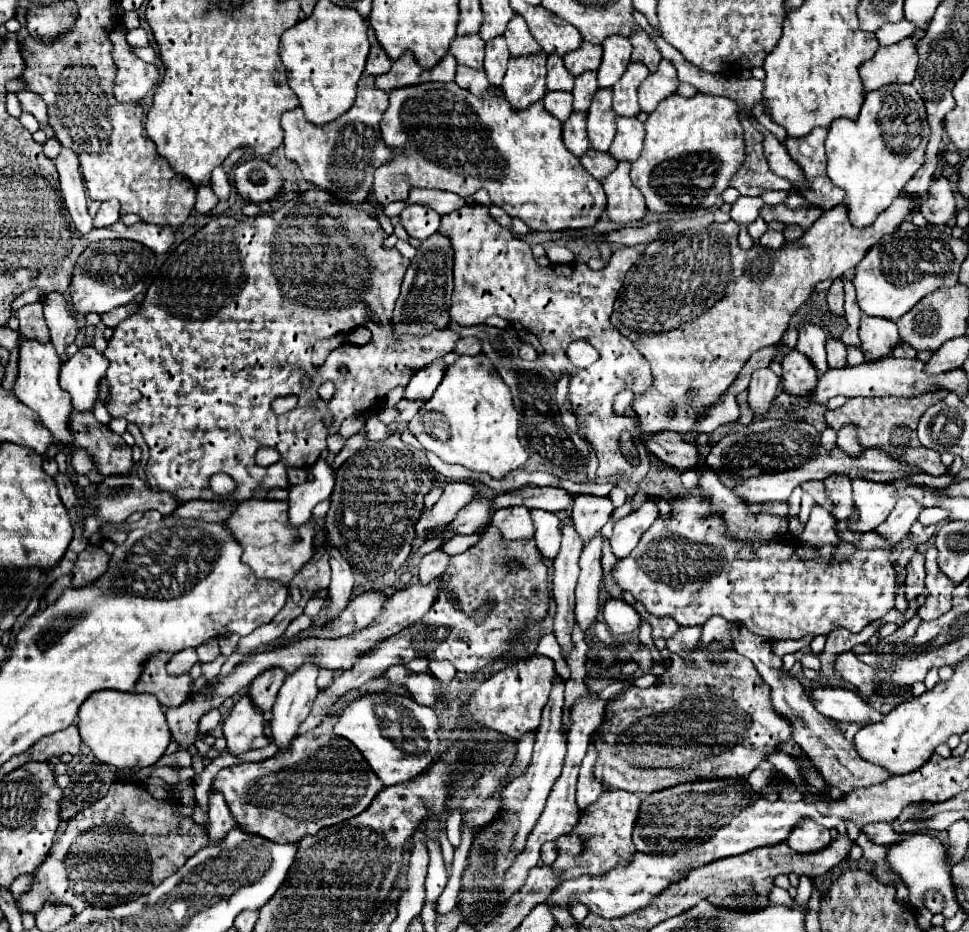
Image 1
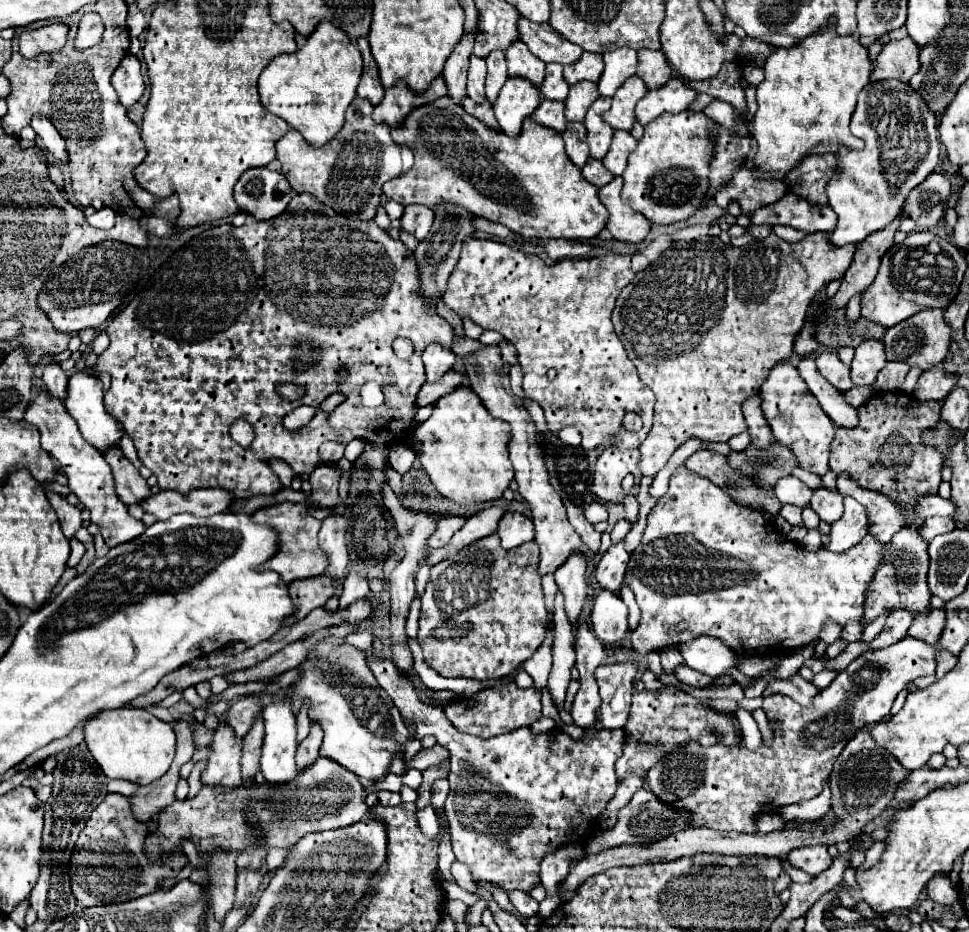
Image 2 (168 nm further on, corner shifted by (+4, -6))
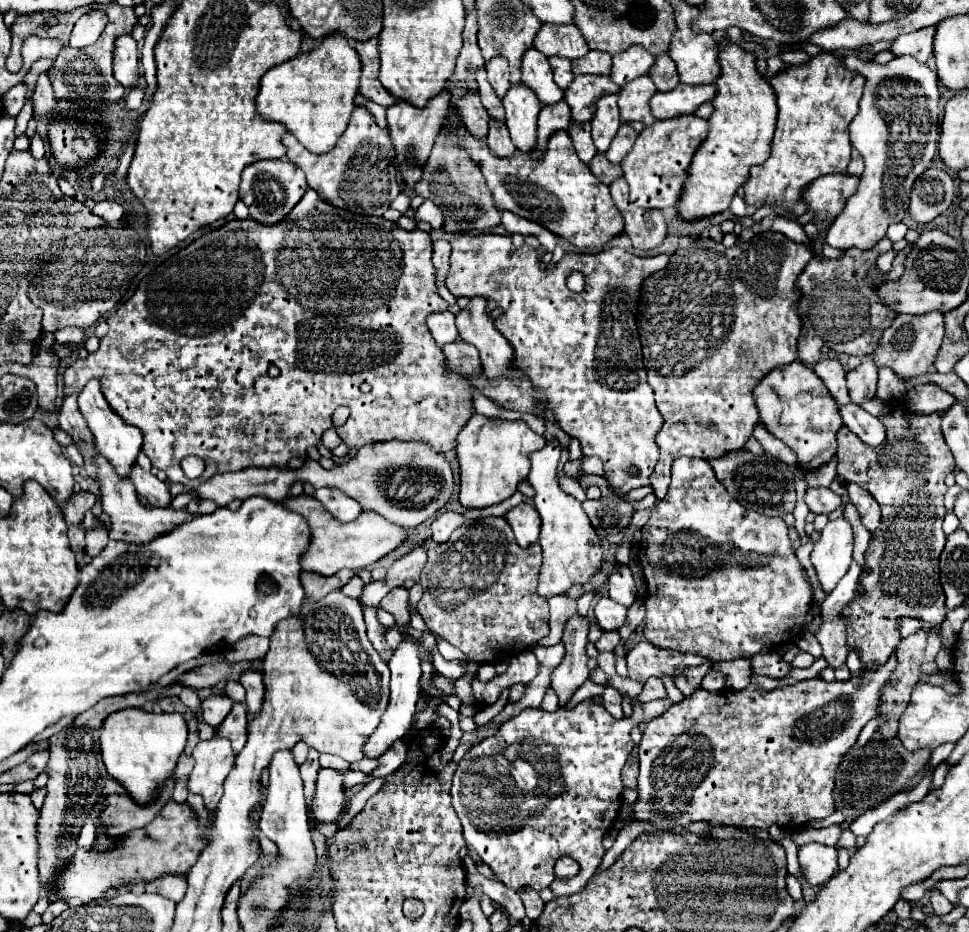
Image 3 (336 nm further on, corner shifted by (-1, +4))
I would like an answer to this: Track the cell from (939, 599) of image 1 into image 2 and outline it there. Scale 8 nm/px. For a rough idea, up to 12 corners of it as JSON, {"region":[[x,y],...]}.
{"region":[[944,609],[916,615],[908,635],[936,643],[946,621]]}

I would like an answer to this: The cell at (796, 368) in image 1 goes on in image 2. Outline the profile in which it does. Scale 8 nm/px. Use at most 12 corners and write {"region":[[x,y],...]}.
{"region":[[778,363],[760,387],[774,439],[802,469],[828,471],[834,423],[798,369]]}

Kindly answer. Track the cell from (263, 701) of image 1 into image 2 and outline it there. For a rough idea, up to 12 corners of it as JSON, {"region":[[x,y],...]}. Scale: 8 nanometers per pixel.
{"region":[[244,695],[232,703],[226,721],[246,735],[262,715],[262,699]]}

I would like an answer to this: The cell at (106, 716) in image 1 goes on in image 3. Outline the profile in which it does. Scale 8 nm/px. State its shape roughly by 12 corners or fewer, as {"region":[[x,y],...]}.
{"region":[[123,709],[101,727],[107,773],[157,801],[187,743],[179,713]]}

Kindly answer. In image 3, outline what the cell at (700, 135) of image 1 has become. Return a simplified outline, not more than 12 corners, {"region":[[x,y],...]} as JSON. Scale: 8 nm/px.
{"region":[[695,115],[655,121],[621,161],[631,201],[675,207],[709,133]]}

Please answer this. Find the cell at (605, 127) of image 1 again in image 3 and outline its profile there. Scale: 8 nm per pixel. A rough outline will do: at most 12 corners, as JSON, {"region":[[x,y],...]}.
{"region":[[617,95],[597,103],[593,143],[605,153],[621,125]]}

